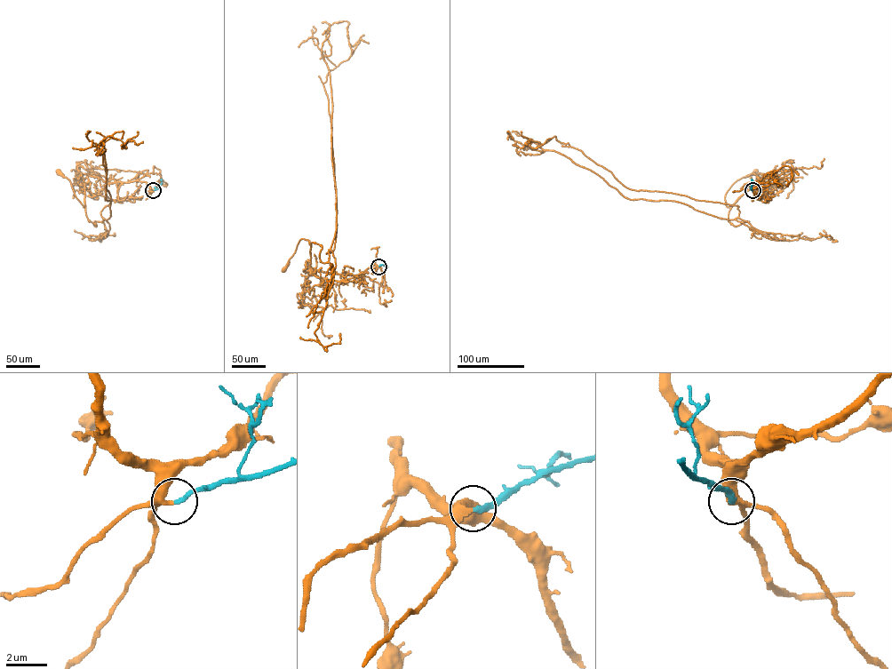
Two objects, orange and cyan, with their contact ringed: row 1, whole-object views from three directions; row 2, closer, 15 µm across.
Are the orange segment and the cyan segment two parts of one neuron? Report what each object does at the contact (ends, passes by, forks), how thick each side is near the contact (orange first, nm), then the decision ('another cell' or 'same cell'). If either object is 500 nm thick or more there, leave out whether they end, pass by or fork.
orange passes by | cyan ends | 320/260 nm | same cell

